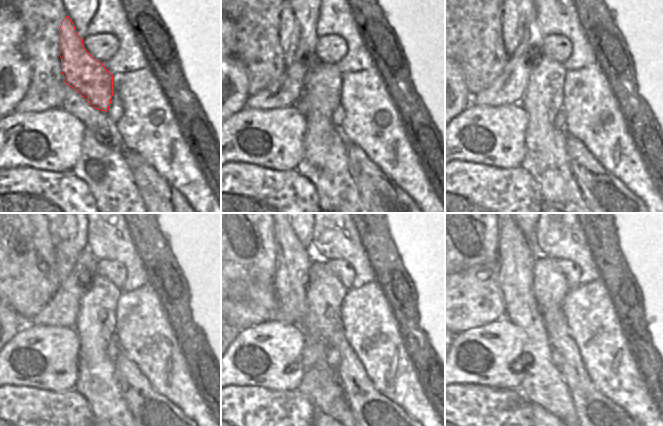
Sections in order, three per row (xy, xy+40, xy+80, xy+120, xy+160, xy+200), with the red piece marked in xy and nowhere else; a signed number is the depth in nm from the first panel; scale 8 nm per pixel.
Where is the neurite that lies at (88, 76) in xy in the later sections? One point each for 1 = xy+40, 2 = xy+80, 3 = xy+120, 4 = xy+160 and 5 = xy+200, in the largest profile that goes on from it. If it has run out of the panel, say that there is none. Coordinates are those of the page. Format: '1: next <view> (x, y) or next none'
1: next xy+40 (289, 31)
2: next xy+80 (518, 9)
3: next xy+120 (74, 233)
4: next xy+160 (304, 233)
5: next xy+200 (529, 233)

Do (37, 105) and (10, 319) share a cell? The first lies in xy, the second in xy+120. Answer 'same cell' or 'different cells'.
different cells

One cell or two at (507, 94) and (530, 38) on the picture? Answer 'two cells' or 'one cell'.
one cell

